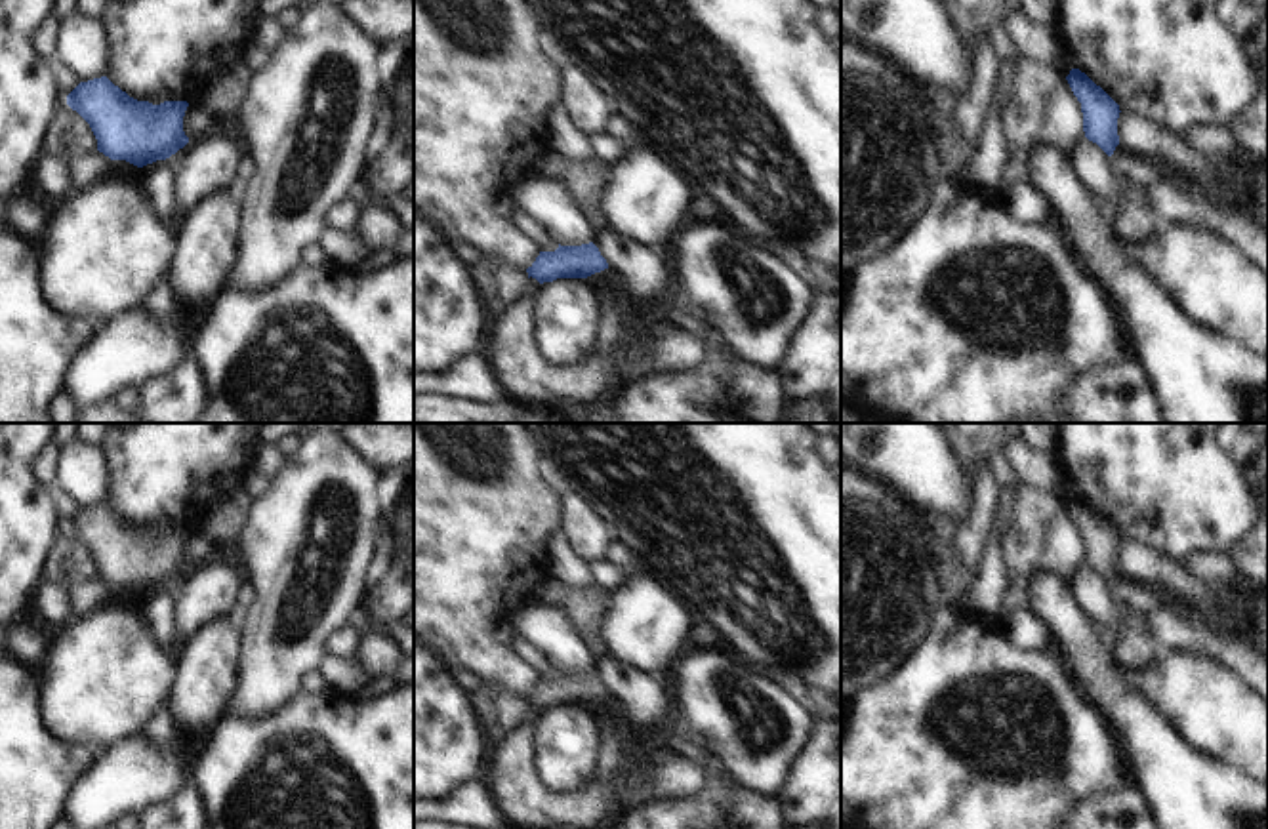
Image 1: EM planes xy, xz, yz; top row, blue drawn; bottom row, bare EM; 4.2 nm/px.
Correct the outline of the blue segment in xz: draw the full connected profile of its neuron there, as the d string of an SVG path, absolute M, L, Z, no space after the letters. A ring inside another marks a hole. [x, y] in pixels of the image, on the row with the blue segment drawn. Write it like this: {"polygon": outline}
{"polygon": "M593 242L582 246L559 244L555 252L540 252L526 273L540 284L557 278L587 278L593 288L606 286L620 301L625 301L616 286L616 276Z"}

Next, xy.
{"polygon": "M107 76L80 82L67 105L92 128L97 151L137 168L164 160L177 168L189 137L183 131L187 101L137 101Z"}

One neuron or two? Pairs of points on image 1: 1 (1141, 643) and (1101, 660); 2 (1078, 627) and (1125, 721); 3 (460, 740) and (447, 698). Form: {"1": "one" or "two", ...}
{"1": "two", "2": "one", "3": "one"}

